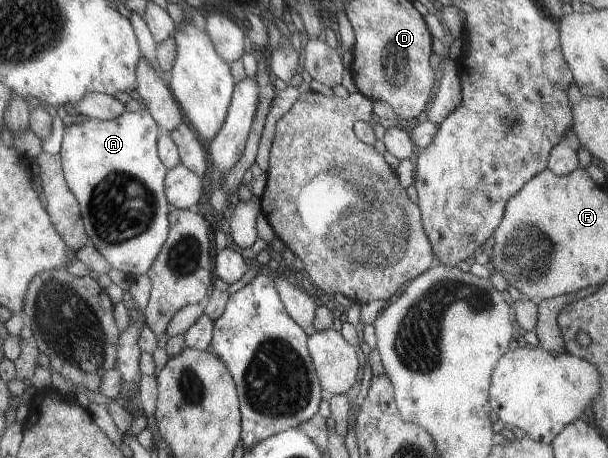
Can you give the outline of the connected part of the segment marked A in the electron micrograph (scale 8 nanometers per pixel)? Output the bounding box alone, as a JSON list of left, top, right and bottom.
[60,106,173,277]

